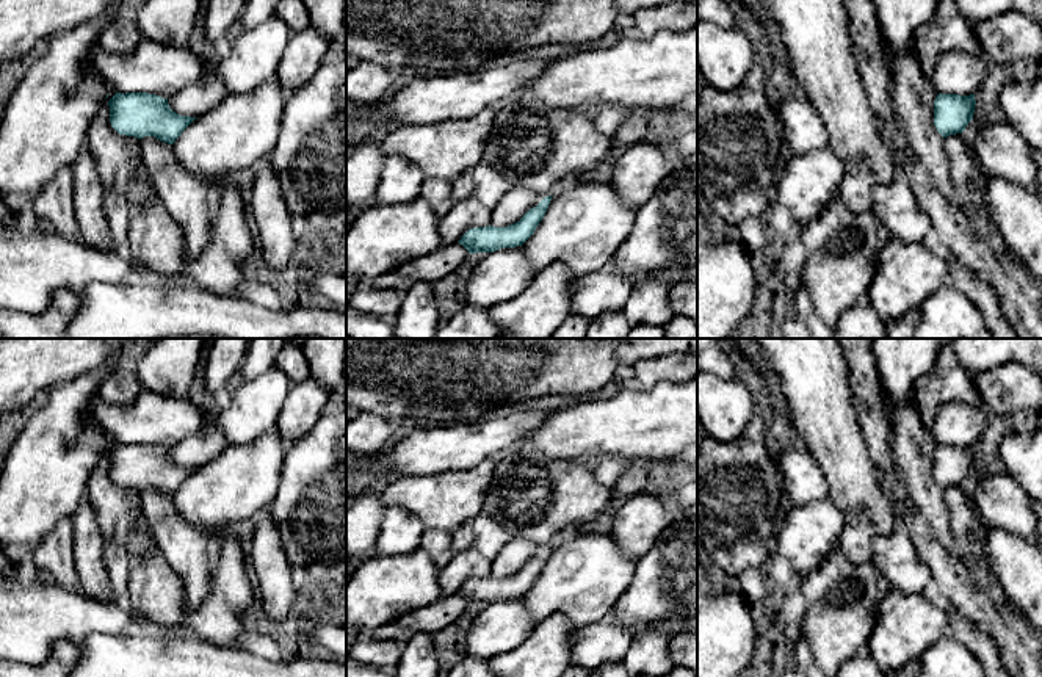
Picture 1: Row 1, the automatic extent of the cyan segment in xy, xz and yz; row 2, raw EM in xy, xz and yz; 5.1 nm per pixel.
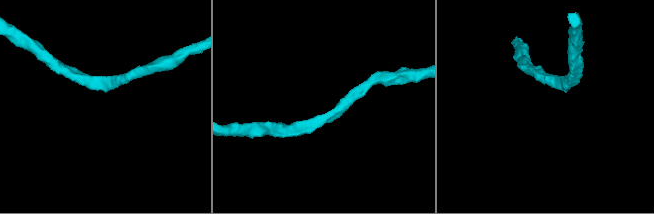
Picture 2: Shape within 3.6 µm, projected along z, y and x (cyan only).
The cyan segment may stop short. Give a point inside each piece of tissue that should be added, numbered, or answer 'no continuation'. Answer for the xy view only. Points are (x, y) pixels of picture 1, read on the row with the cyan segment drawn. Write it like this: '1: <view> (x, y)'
no continuation

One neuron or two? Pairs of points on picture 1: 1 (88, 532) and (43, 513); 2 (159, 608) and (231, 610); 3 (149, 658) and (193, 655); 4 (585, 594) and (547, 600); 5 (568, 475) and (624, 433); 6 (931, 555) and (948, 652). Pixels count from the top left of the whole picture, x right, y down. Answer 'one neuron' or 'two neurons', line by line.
1: two neurons
2: two neurons
3: one neuron
4: one neuron
5: two neurons
6: two neurons

